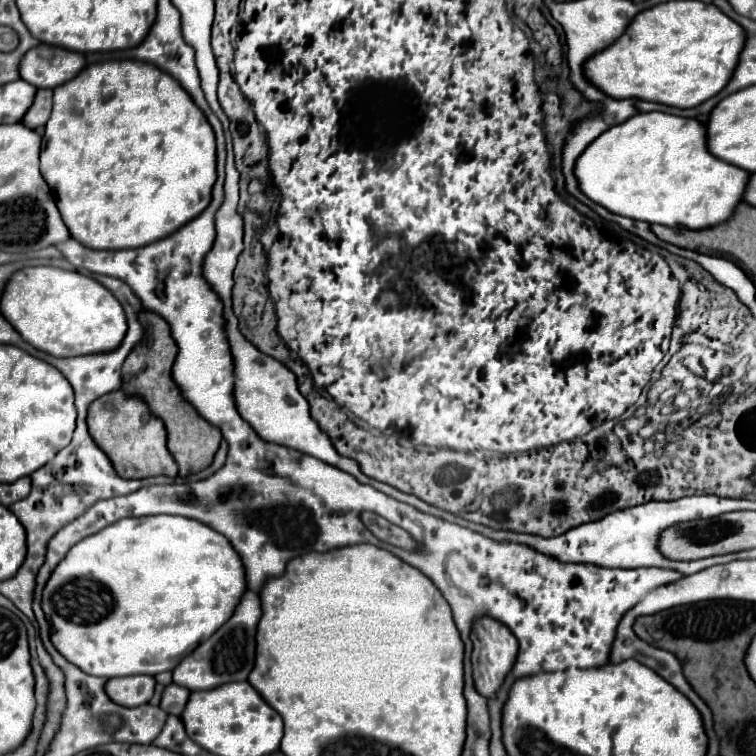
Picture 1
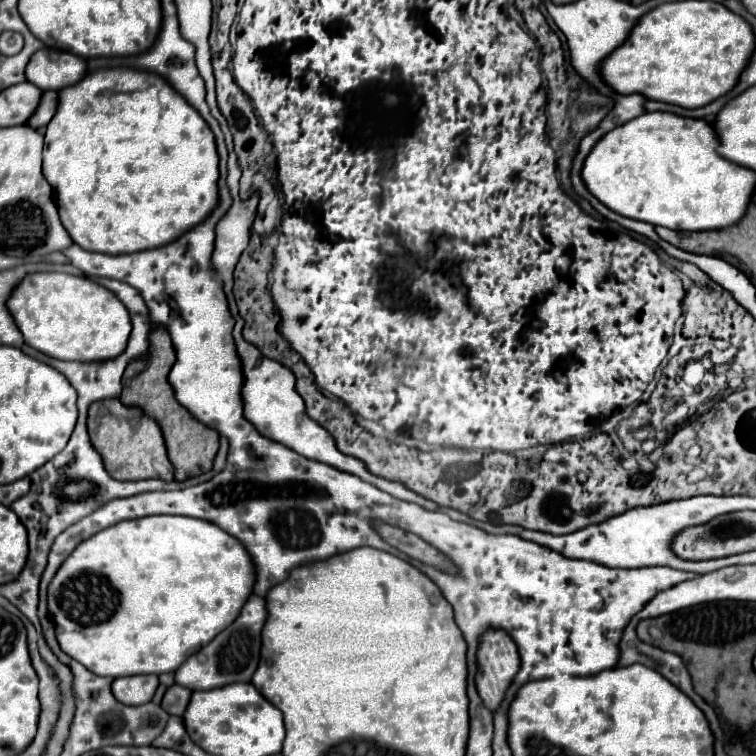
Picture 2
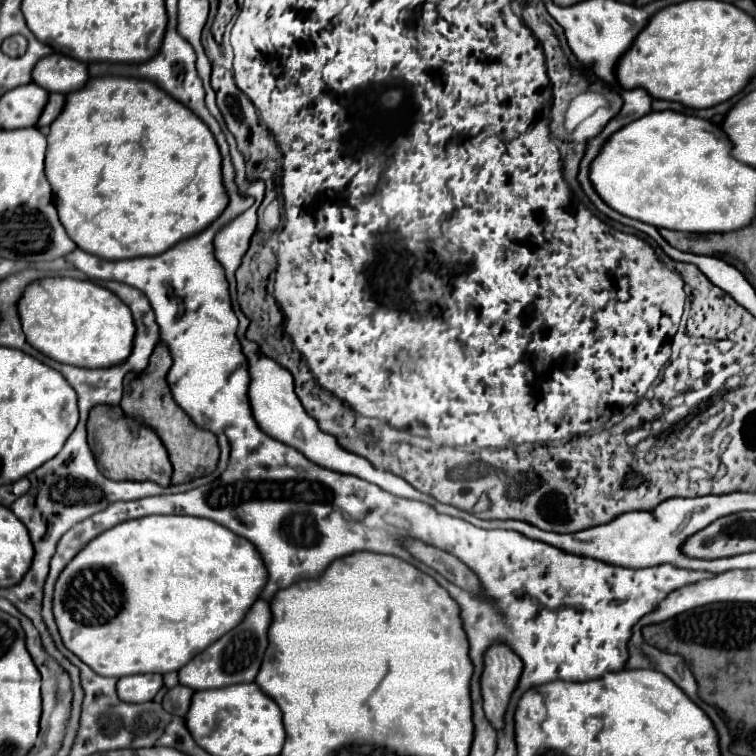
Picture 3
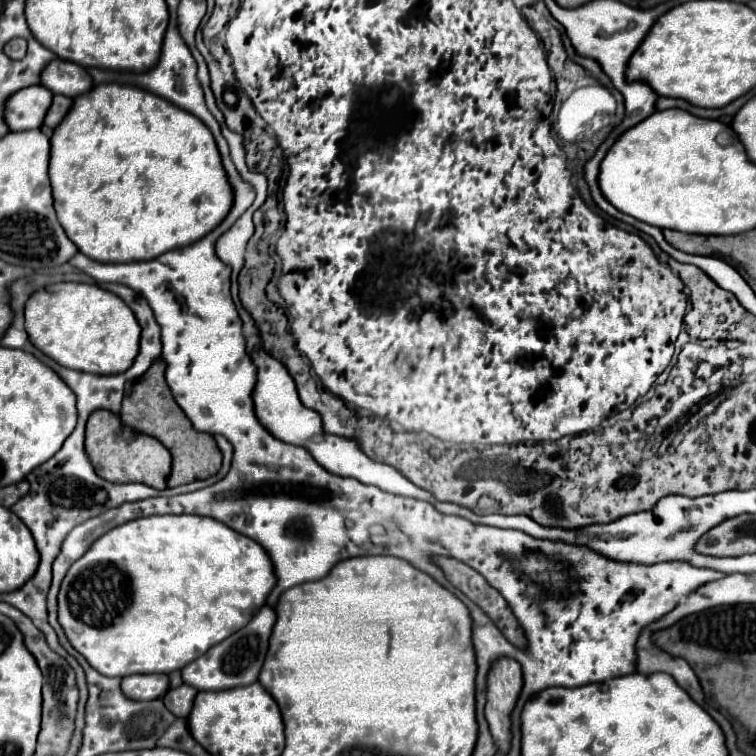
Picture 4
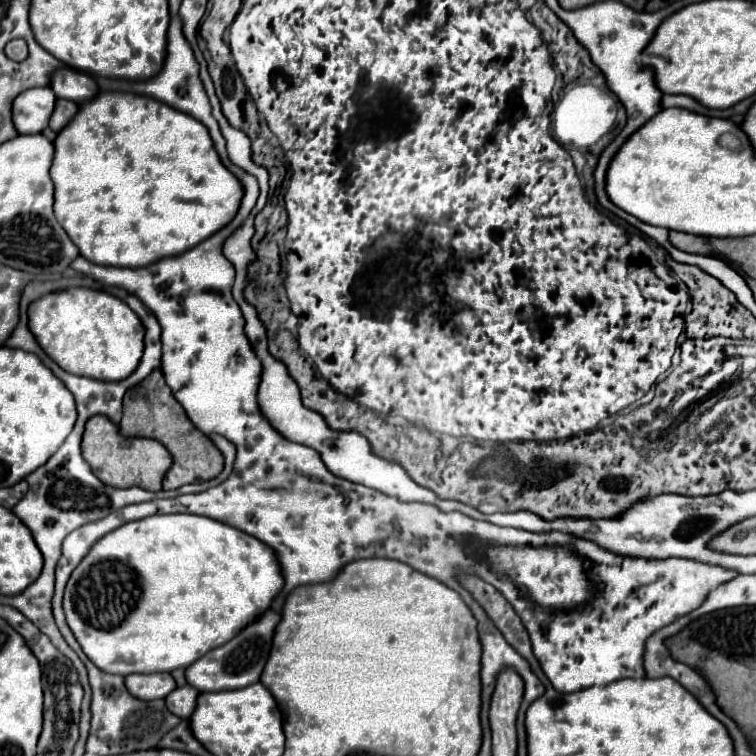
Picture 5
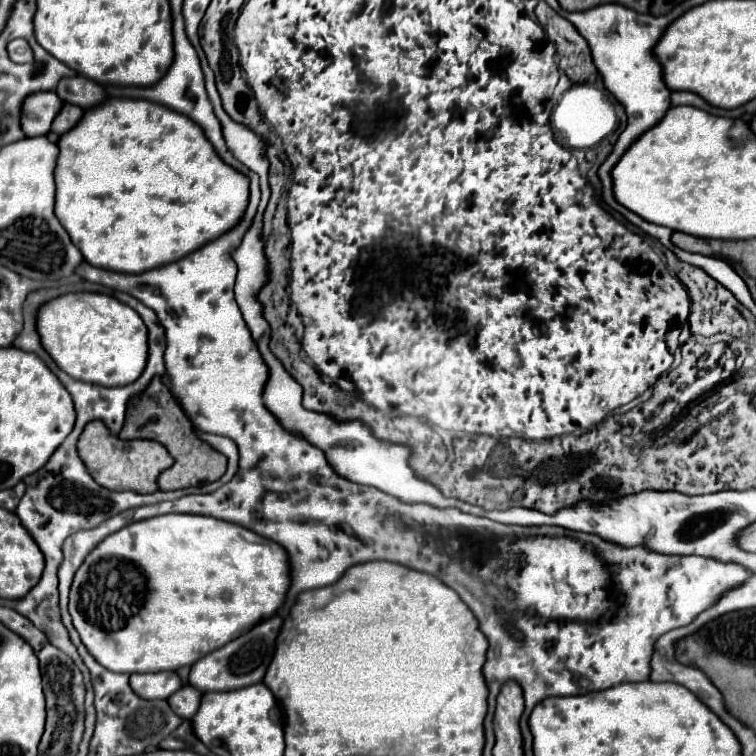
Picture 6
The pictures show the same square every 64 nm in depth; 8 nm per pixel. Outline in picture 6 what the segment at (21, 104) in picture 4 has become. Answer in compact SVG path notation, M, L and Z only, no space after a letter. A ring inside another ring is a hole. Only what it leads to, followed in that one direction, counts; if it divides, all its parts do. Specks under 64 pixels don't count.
M40 92L28 96L22 108L22 130L26 136L46 136L62 106L64 102L56 92Z

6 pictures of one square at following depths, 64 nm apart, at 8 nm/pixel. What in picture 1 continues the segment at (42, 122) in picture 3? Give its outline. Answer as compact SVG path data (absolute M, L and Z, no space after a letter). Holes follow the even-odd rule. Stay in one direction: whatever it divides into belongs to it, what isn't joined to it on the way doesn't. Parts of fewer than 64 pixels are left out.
M42 88L36 92L36 98L34 98L34 104L32 108L26 112L22 124L28 126L28 128L38 128L38 126L44 126L52 114L52 96L54 92L50 88Z

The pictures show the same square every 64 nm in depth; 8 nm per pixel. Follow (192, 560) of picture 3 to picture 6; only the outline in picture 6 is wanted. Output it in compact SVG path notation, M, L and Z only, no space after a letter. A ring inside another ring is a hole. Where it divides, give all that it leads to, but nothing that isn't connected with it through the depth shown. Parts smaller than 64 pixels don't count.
M164 514L164 516L154 516L150 520L132 522L132 524L124 526L122 530L118 530L118 532L110 534L106 540L102 540L102 544L98 544L98 548L94 548L94 552L90 552L90 556L78 568L72 588L70 588L70 614L72 614L72 622L82 638L84 646L100 664L104 664L104 668L108 668L112 672L126 672L126 674L178 670L182 666L192 666L202 656L206 656L206 654L222 648L230 640L242 636L254 624L258 624L266 618L272 618L276 614L276 610L284 604L290 584L292 584L292 574L290 574L288 552L284 546L276 544L274 540L268 540L252 530L246 530L240 524L232 524L232 522L226 522L220 518L212 518L212 516Z

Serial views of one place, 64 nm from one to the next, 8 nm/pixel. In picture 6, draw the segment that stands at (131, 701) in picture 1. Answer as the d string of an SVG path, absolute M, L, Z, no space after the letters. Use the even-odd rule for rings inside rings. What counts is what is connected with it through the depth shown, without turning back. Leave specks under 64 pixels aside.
M156 672L156 674L132 674L132 690L146 700L168 700L184 684L176 672Z

